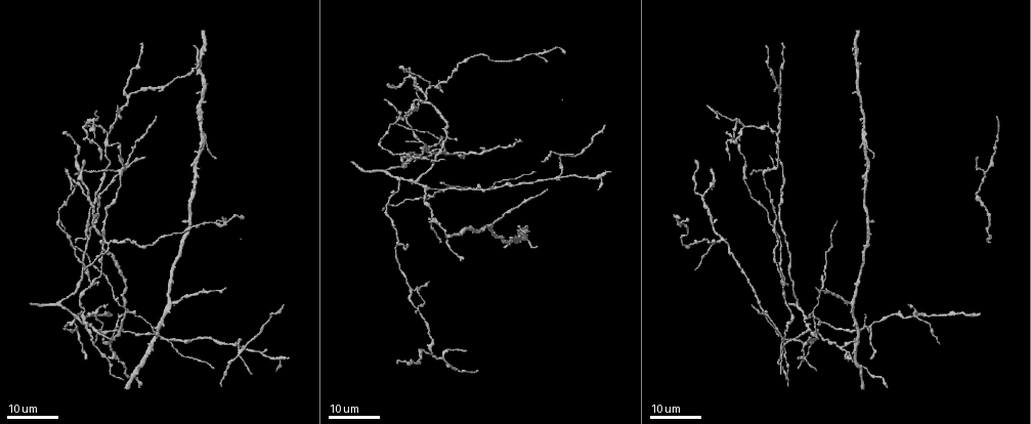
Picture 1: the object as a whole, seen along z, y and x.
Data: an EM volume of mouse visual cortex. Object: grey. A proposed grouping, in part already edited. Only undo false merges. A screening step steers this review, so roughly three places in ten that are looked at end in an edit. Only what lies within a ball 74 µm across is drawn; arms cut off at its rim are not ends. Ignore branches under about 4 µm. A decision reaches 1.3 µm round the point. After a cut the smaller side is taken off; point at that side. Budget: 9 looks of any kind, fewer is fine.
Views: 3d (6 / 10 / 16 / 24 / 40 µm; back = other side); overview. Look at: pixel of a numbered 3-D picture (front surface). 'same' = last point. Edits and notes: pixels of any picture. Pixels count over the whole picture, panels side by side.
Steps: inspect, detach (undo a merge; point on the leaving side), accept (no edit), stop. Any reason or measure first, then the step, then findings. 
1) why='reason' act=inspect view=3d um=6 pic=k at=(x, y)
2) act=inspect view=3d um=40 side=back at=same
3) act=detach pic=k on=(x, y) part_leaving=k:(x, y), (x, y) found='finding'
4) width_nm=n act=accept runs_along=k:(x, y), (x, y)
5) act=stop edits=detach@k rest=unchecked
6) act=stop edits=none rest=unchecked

why='three-way junction' act=inspect view=3d um=16 pic=1 at=(765, 170)

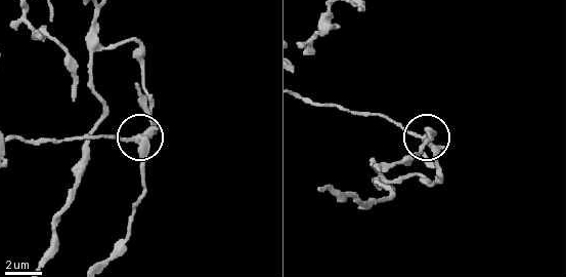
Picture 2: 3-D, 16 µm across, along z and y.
act=inspect view=3d um=10 pic=2 at=(422, 135)

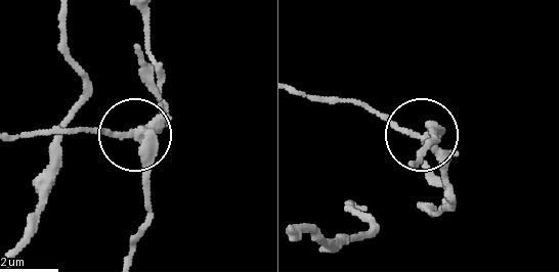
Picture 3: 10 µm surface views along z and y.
arms=3 act=detach pic=3 on=(145, 177) part_leaving=3:(140, 133), (147, 219), (130, 256) found='a second neuron is stuck on'

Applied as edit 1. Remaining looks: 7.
act=inspect view=overview

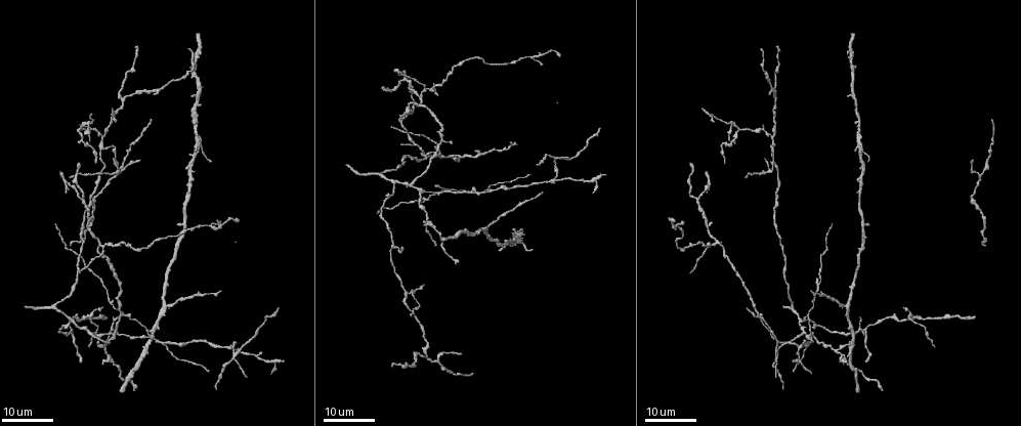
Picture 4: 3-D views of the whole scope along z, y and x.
why='three-way junction' act=inspect view=3d um=16 pic=4 at=(95, 128)

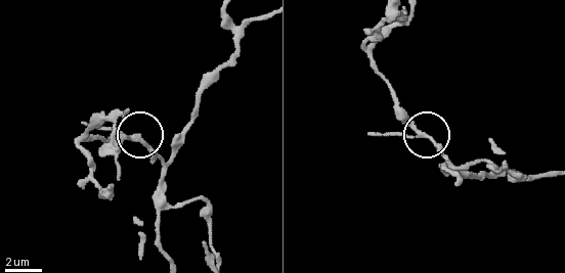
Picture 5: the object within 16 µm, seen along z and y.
act=inspect view=3d um=10 pic=5 at=(135, 140)

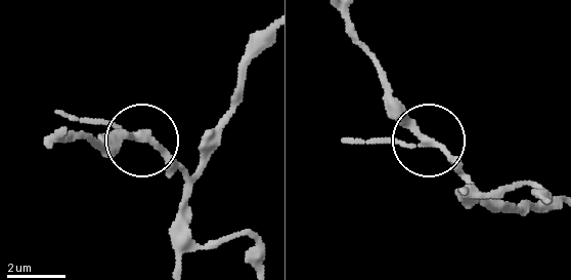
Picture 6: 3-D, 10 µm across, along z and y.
why='other side' act=inspect view=3d um=10 side=back pic=6 at=(144, 135)

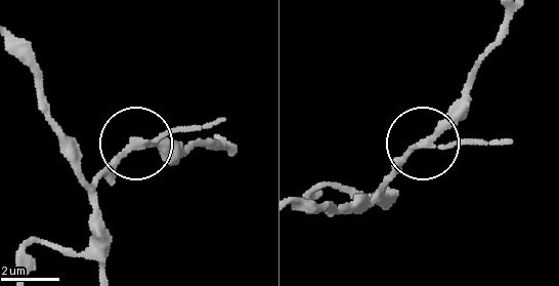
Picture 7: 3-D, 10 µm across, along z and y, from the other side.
width_nm=190 act=accept runs_along=7:(98, 264), (103, 178), (142, 147), (184, 152) found='one neuron here'

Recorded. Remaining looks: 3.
act=inspect view=3d um=16 pic=4 at=(102, 145)

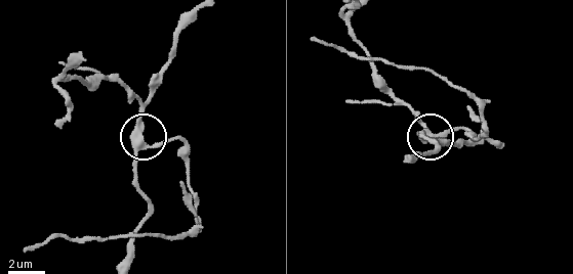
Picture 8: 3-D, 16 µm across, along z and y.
why='closer look' act=inspect view=3d um=6 pic=8 at=(430, 133)

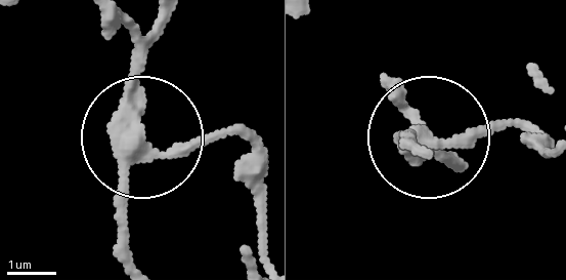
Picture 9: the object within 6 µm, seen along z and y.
width_nm=320 act=accept runs_along=9:(129, 256), (133, 146), (247, 134) found='one neuron here'

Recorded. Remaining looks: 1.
act=stop edits=detach@3 rest=unchecked

